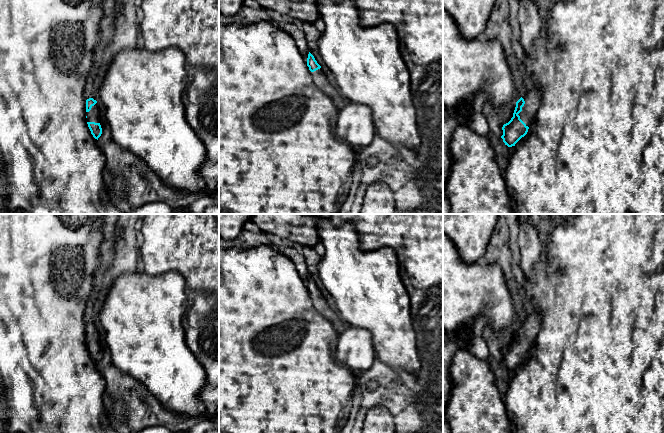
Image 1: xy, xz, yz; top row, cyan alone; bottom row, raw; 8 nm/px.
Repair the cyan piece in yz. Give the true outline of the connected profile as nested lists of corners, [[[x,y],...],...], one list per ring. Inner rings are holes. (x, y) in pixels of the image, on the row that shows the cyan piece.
[[[538,88],[530,89],[524,97],[516,102],[513,117],[502,127],[503,135],[501,138],[505,145],[515,146],[527,134],[540,104],[541,93]]]

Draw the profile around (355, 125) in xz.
[[[348,102],[340,108],[335,134],[352,147],[370,145],[377,135],[370,107]]]

